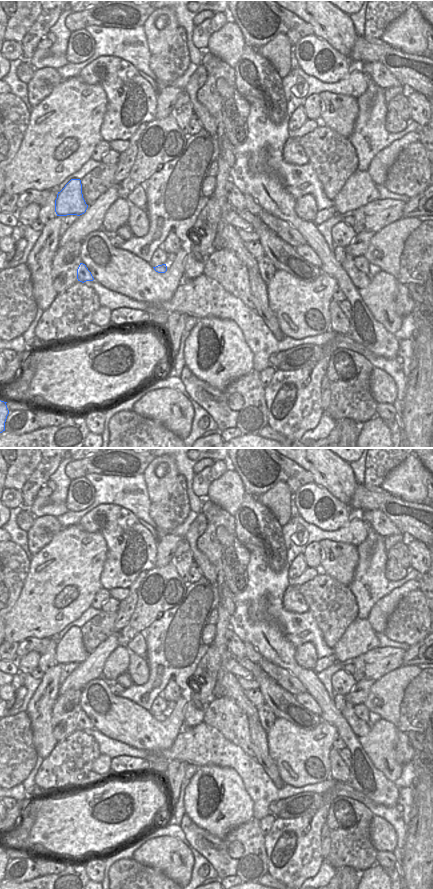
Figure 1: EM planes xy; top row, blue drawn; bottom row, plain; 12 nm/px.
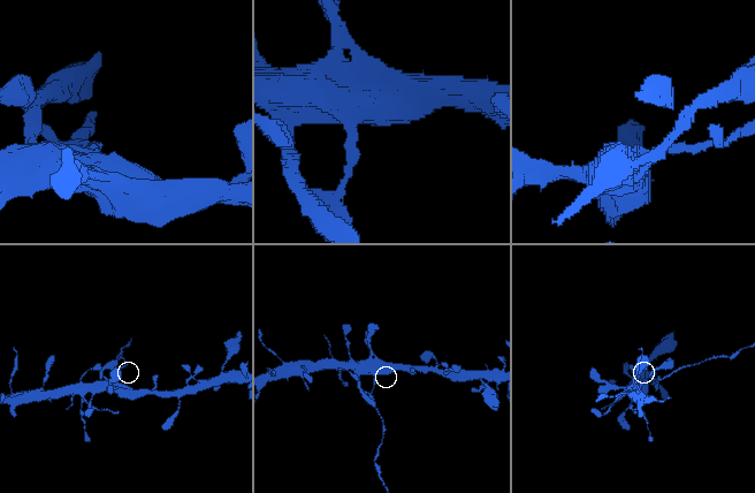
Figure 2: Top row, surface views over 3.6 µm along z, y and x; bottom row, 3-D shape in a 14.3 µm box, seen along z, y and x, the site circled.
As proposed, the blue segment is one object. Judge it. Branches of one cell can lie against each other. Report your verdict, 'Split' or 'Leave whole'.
Split

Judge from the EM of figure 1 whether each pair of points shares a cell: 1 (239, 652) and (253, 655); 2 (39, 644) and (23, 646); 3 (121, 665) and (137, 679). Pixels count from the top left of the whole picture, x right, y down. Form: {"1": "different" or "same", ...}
{"1": "different", "2": "same", "3": "different"}

